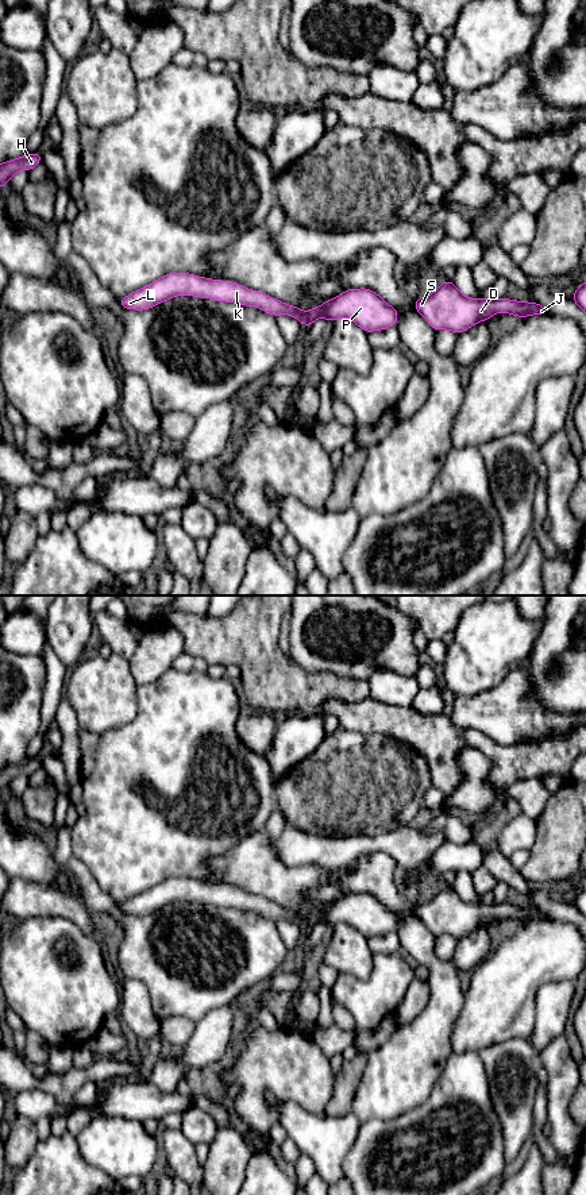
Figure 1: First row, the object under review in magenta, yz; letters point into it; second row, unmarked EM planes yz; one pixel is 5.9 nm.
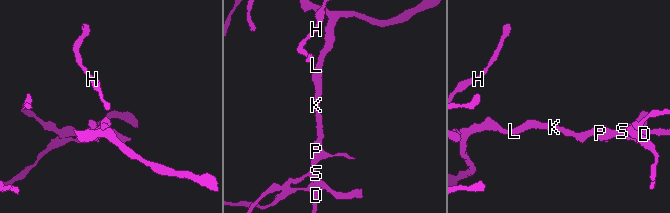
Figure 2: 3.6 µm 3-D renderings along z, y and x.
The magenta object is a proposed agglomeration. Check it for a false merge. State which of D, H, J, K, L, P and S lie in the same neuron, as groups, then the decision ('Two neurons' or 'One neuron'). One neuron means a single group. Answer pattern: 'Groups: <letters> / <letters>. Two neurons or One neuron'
Groups: D H J K L P S. One neuron

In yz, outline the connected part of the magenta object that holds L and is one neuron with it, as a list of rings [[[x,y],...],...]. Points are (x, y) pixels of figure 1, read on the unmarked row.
[[[169,878],[157,886],[122,902],[119,910],[124,914],[144,915],[180,899],[189,899],[216,906],[236,907],[246,911],[259,911],[273,921],[290,920],[308,933],[317,922],[335,926],[339,922],[351,924],[366,938],[396,930],[398,915],[386,909],[374,895],[348,894],[323,910],[302,917],[261,897],[247,894],[235,886],[219,886],[197,882],[189,878]]]

